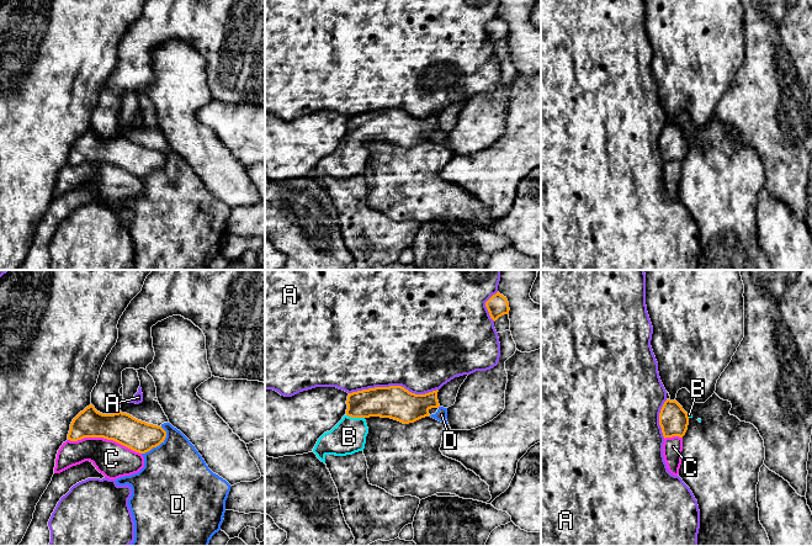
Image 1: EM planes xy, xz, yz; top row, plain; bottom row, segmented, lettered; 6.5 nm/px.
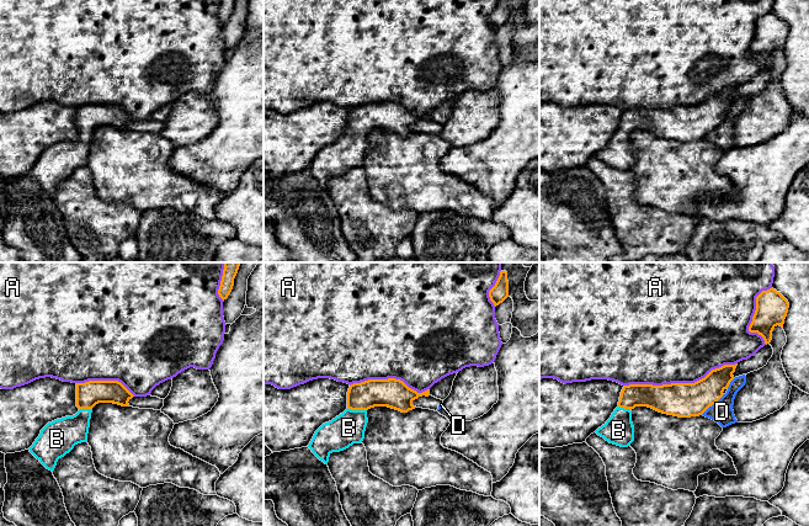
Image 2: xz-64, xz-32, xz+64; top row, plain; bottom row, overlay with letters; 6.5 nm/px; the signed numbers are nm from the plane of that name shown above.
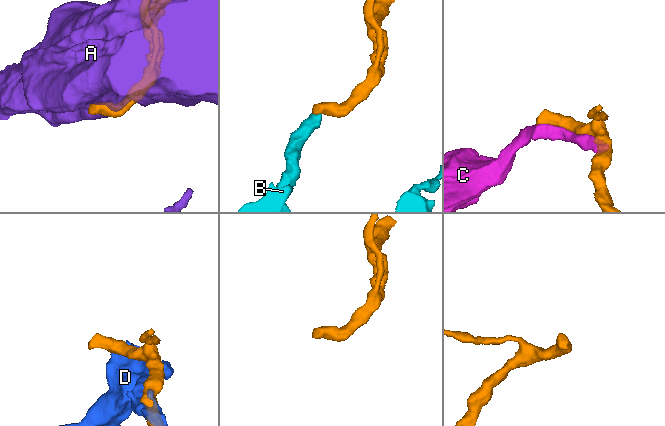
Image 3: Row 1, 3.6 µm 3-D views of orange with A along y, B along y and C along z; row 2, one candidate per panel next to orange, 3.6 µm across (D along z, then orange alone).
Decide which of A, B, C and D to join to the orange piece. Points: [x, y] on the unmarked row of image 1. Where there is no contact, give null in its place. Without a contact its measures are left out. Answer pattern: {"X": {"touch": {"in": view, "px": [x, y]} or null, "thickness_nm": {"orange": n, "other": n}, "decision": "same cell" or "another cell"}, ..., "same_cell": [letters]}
{"A": {"touch": {"in": "xz", "px": [393, 110]}, "thickness_nm": {"orange": 220, "other": 500}, "decision": "another cell"}, "B": {"touch": {"in": "xz", "px": [355, 141]}, "thickness_nm": {"orange": 200, "other": 220}, "decision": "same cell"}, "C": {"touch": {"in": "xy", "px": [105, 162]}, "thickness_nm": {"orange": 200, "other": 220}, "decision": "another cell"}, "D": {"touch": {"in": "xy", "px": [159, 168]}, "thickness_nm": {"orange": 200, "other": 440}, "decision": "another cell"}, "same_cell": ["B"]}

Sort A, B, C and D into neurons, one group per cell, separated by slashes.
A / B / C / D

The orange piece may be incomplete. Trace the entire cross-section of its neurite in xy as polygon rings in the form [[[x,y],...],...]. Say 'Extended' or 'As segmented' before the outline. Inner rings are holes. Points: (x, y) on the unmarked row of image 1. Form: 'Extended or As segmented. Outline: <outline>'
As segmented. Outline: [[[90,128],[73,143],[68,158],[70,165],[84,161],[113,164],[136,176],[145,177],[164,166],[166,155],[127,137],[102,138]]]

